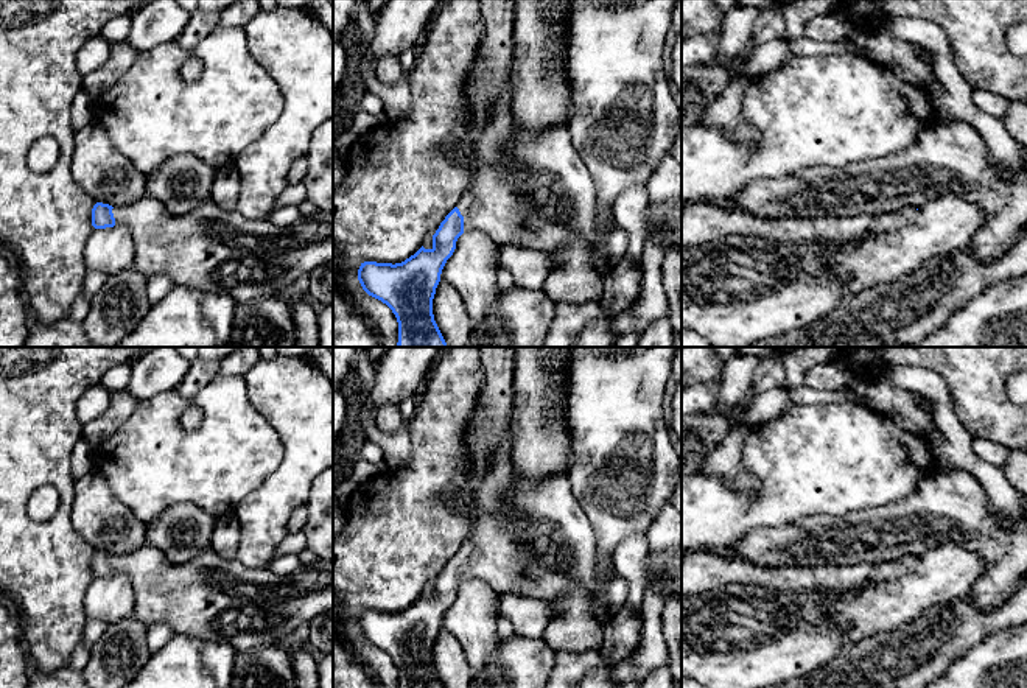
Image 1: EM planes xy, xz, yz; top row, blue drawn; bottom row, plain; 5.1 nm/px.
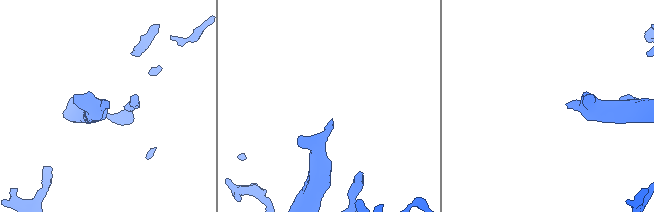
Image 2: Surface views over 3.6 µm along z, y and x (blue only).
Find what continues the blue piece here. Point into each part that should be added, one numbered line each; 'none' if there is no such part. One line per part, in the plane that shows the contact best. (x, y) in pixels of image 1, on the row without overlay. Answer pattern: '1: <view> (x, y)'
1: xz (534, 540)

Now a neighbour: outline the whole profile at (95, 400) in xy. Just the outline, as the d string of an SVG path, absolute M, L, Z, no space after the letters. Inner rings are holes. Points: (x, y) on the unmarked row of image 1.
M101 383L89 388L76 403L76 417L82 425L100 419L109 408L110 398L112 392Z

